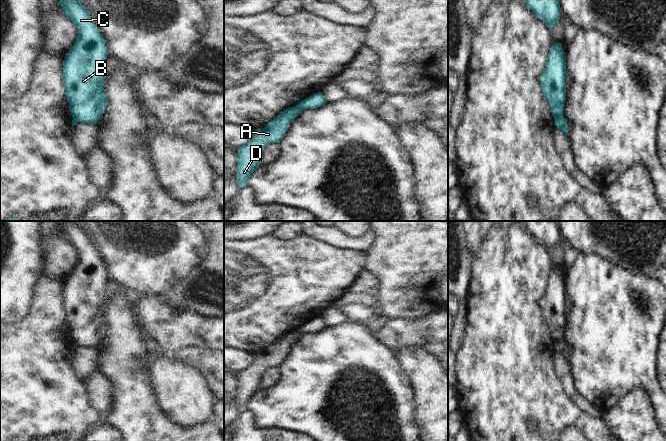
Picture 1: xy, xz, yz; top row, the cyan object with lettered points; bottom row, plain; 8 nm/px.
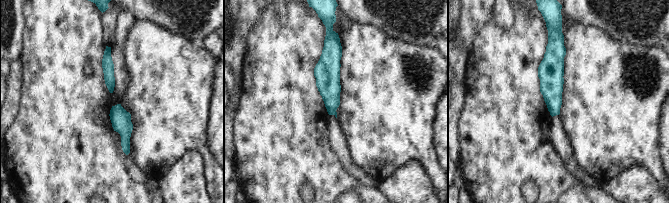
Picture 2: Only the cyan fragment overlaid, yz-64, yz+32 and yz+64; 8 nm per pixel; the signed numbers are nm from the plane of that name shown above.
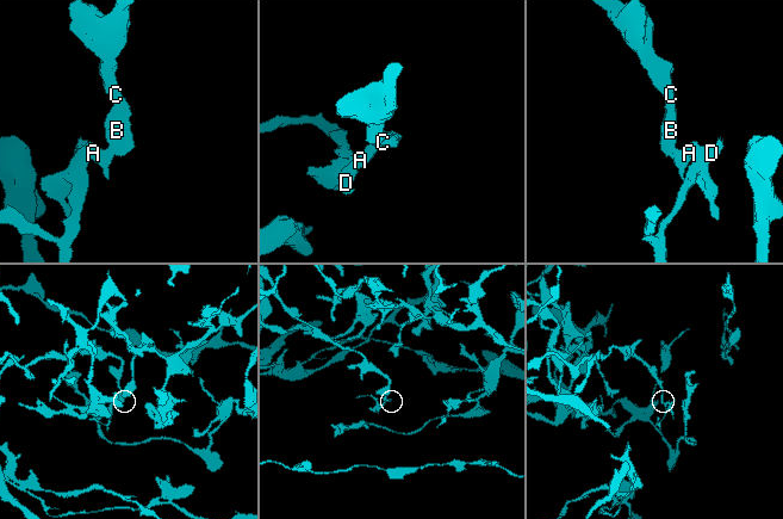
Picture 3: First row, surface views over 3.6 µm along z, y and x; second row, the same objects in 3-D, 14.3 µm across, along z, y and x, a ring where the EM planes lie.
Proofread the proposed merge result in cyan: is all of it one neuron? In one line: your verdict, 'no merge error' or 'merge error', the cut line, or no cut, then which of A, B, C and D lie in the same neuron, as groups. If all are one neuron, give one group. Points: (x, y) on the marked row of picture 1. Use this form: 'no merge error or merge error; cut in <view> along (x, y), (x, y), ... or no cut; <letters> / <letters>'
merge error; cut in yz along (561, 115), (555, 119); A D / B C

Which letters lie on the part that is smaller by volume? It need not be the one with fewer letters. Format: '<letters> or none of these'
A, D

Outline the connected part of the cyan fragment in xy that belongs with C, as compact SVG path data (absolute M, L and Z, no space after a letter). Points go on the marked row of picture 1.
M59 0L59 3L78 31L78 38L63 61L69 111L77 122L96 124L108 103L102 85L109 52L82 0Z

